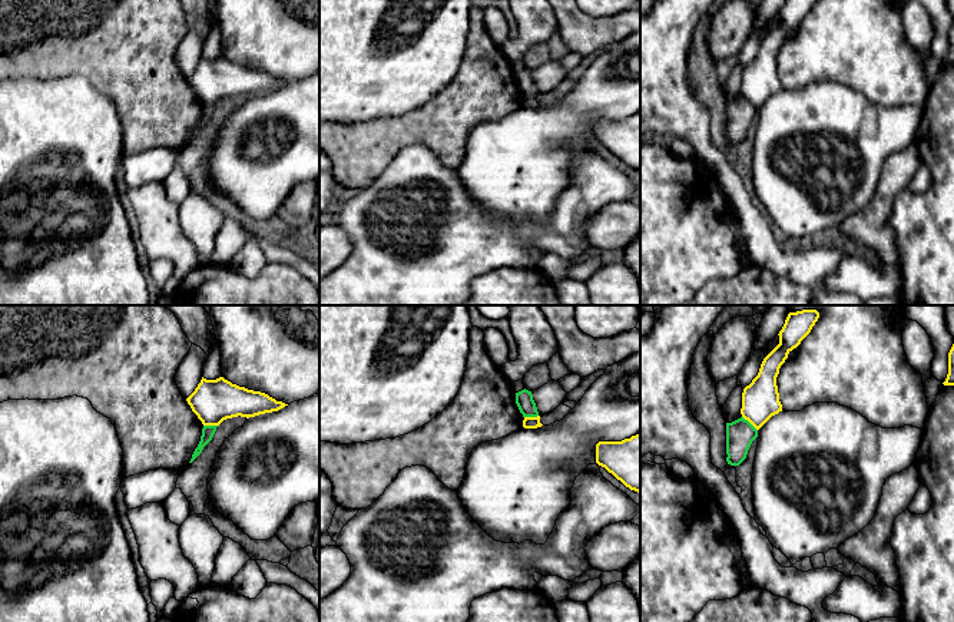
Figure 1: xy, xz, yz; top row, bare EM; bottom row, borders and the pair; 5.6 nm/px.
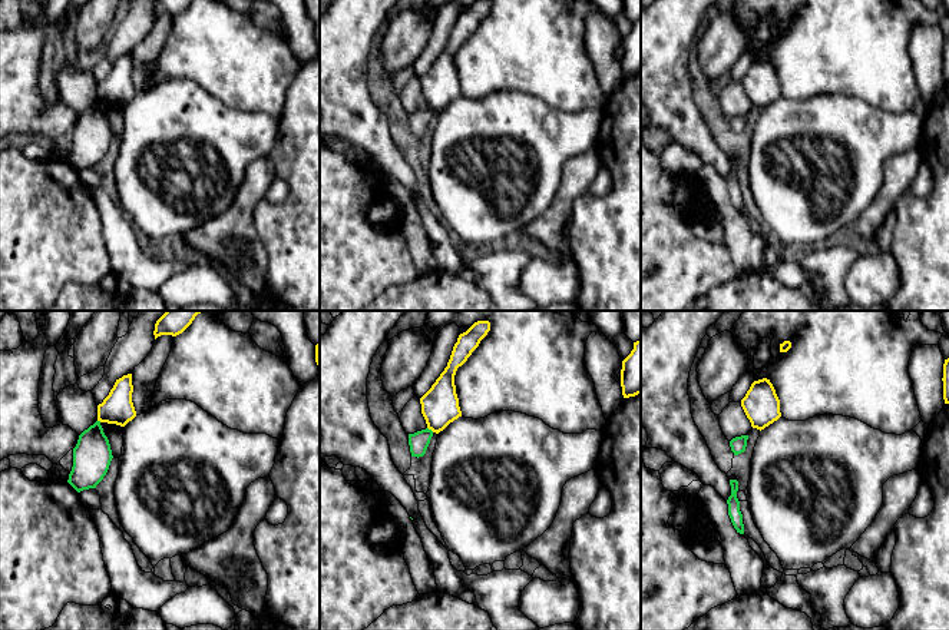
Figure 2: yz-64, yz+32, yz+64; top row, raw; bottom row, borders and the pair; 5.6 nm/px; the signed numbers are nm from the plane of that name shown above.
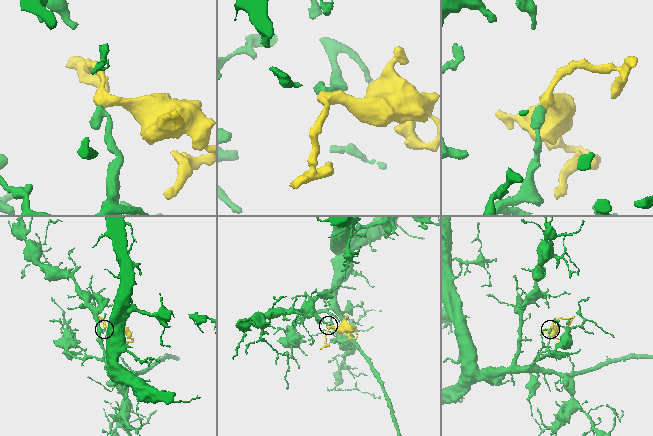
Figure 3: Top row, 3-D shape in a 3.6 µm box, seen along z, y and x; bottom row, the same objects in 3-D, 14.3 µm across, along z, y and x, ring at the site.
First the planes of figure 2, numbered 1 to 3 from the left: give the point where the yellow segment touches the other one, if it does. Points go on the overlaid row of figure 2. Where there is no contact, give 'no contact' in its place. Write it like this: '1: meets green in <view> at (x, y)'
1: no contact
2: meets green in yz+32 at (430, 430)
3: no contact

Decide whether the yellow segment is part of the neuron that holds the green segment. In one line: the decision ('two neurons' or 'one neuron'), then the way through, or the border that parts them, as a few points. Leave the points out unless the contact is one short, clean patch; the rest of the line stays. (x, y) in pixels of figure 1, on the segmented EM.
two neurons; border yz (742, 416), (757, 430)

